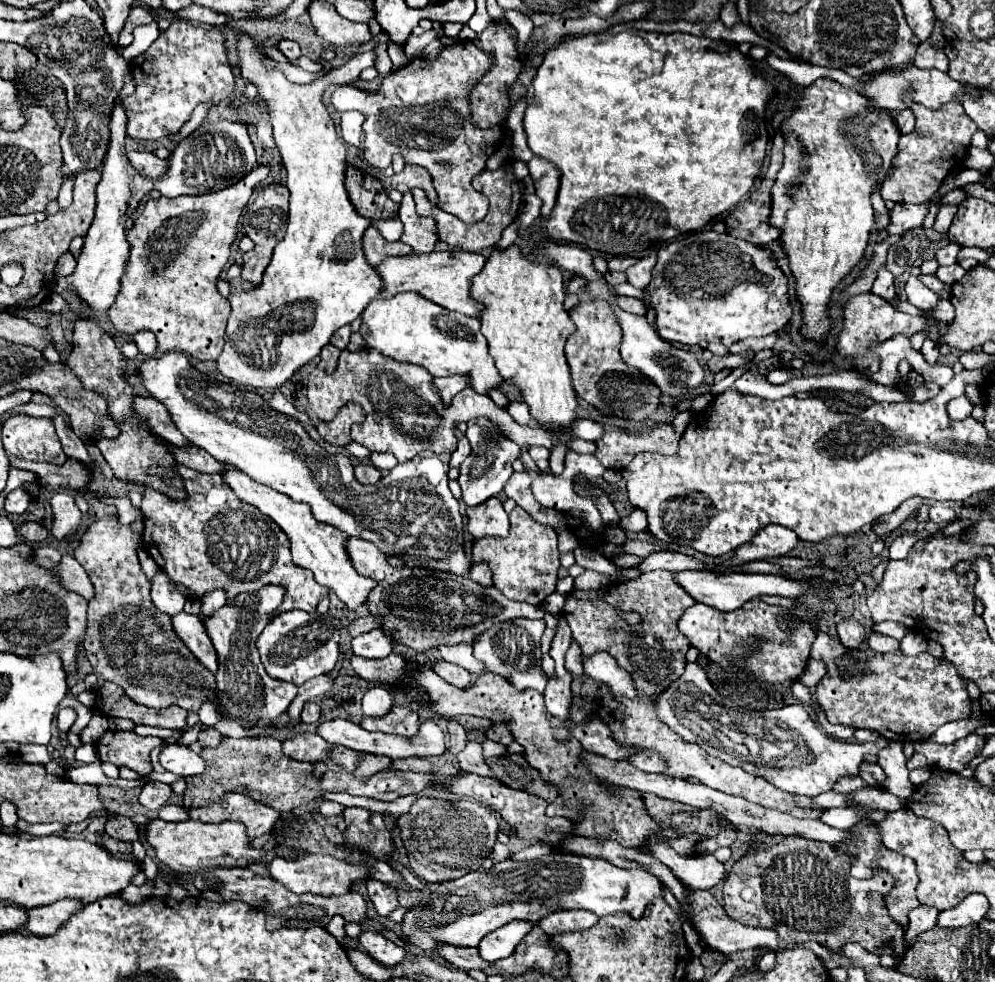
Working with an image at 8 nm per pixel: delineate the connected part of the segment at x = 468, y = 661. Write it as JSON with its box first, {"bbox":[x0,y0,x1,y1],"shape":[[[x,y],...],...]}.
{"bbox":[438,646,484,672],"shape":[[[450,646],[450,648],[438,648],[438,652],[440,652],[440,656],[442,656],[446,662],[458,664],[458,666],[466,668],[468,672],[484,670],[482,662],[478,662],[478,660],[472,656],[472,648],[470,648],[470,646]]]}

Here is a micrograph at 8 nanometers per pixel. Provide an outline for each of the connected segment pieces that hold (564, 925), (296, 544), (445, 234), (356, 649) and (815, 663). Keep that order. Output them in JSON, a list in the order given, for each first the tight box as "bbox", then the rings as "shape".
[{"bbox":[538,910,598,934],"shape":[[[560,910],[554,914],[548,914],[542,918],[538,924],[540,928],[550,934],[564,934],[564,932],[578,932],[578,930],[588,930],[598,922],[598,916],[588,910]]]},{"bbox":[224,466,374,610],"shape":[[[226,466],[228,472],[224,476],[224,482],[228,486],[232,486],[232,490],[236,492],[236,496],[242,500],[242,502],[248,502],[252,506],[256,506],[262,514],[266,514],[268,518],[272,518],[280,528],[282,532],[288,536],[290,540],[290,548],[292,548],[292,560],[296,566],[302,566],[306,570],[310,570],[314,574],[314,578],[330,588],[332,592],[336,592],[336,596],[350,608],[350,610],[356,610],[368,596],[368,592],[374,588],[374,582],[370,578],[364,578],[360,576],[354,566],[350,564],[350,558],[344,550],[344,540],[348,538],[346,532],[342,530],[336,530],[334,526],[330,524],[324,524],[324,522],[318,522],[314,520],[312,512],[310,512],[310,506],[308,504],[302,504],[302,502],[294,502],[290,496],[286,494],[280,494],[268,486],[262,486],[254,480],[248,478],[248,474],[236,470],[234,466]]]},{"bbox":[412,160,522,252],"shape":[[[506,160],[498,170],[484,170],[480,172],[480,176],[474,178],[474,190],[482,192],[488,200],[490,200],[490,210],[486,214],[486,218],[482,222],[462,222],[460,218],[454,218],[450,216],[448,212],[432,206],[428,200],[426,200],[426,194],[420,190],[420,188],[414,188],[412,194],[414,194],[414,202],[416,202],[416,210],[418,214],[424,214],[424,216],[432,216],[436,220],[436,230],[438,230],[438,236],[442,242],[450,244],[450,246],[456,246],[460,250],[466,250],[466,252],[480,252],[482,248],[488,248],[488,246],[494,246],[500,238],[502,238],[502,232],[506,226],[510,226],[516,218],[516,212],[518,212],[518,206],[522,204],[522,192],[520,192],[520,182],[518,178],[514,176],[512,172],[512,160]]]},{"bbox":[352,628,392,658],"shape":[[[378,628],[352,640],[352,652],[362,658],[386,658],[392,652],[390,638]]]},{"bbox":[800,658,826,692],"shape":[[[810,658],[808,660],[808,666],[806,666],[806,674],[800,676],[800,682],[806,684],[812,692],[814,692],[814,686],[820,682],[820,678],[826,674],[826,664],[822,660],[814,660]]]}]

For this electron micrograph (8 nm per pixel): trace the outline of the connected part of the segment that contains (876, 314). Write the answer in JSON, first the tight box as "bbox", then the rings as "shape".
{"bbox":[836,294,926,374],"shape":[[[858,294],[854,298],[848,300],[848,304],[844,306],[844,316],[842,316],[842,322],[844,322],[844,328],[840,330],[838,338],[836,338],[836,348],[842,356],[854,356],[858,362],[856,362],[856,370],[862,372],[862,374],[872,374],[878,370],[878,356],[870,350],[870,342],[882,342],[882,340],[888,340],[892,338],[894,334],[906,334],[906,336],[912,336],[914,332],[918,330],[924,330],[926,328],[926,322],[918,316],[908,316],[906,314],[906,328],[894,328],[896,322],[900,320],[900,314],[898,310],[894,310],[884,298],[876,296],[876,294]]]}

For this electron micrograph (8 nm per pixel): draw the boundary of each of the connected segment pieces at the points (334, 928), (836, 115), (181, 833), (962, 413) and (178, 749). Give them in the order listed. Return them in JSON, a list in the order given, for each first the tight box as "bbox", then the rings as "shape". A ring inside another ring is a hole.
[{"bbox":[326,916,346,944],"shape":[[[334,916],[334,918],[330,920],[330,924],[326,926],[326,930],[328,930],[330,934],[334,934],[334,938],[338,938],[340,944],[344,944],[344,936],[346,936],[346,932],[344,932],[344,918]]]},{"bbox":[770,68,970,340],"shape":[[[918,68],[896,70],[888,74],[882,72],[862,86],[863,93],[852,88],[844,88],[832,78],[818,78],[810,86],[794,86],[794,88],[798,92],[794,112],[788,120],[782,122],[782,134],[786,140],[784,166],[778,172],[776,184],[772,188],[770,222],[772,226],[782,228],[780,240],[784,242],[784,250],[790,258],[790,270],[798,282],[796,294],[804,310],[802,334],[806,338],[822,340],[824,334],[830,330],[830,320],[826,312],[830,294],[836,288],[836,284],[860,262],[868,242],[868,234],[874,228],[874,210],[870,204],[870,194],[876,182],[884,180],[886,172],[890,170],[890,162],[896,156],[896,144],[900,134],[888,112],[904,110],[910,106],[910,102],[918,102],[926,108],[938,108],[954,100],[956,94],[962,92],[968,94],[970,88],[966,88],[962,82],[952,80],[944,72]],[[904,90],[910,90],[910,94],[902,96]],[[866,96],[870,96],[876,104],[874,106],[868,104]]]},{"bbox":[146,820,294,874],"shape":[[[152,820],[146,824],[146,840],[156,850],[156,858],[160,864],[170,868],[176,874],[196,874],[204,868],[212,866],[248,866],[256,860],[264,860],[268,866],[274,856],[294,858],[288,846],[276,846],[272,852],[264,854],[264,850],[254,850],[250,846],[250,838],[244,832],[242,822],[226,820],[222,824],[204,824],[204,822],[166,822],[166,820]]]},{"bbox":[948,396,972,420],"shape":[[[958,396],[948,402],[948,416],[952,420],[962,420],[962,418],[968,418],[970,414],[972,414],[972,404],[966,396]]]},{"bbox":[160,742,204,778],"shape":[[[170,742],[166,744],[166,748],[160,752],[160,764],[174,774],[180,774],[184,778],[194,776],[194,774],[202,774],[204,772],[204,762],[202,758],[192,752],[188,746],[178,744],[178,742]]]}]

